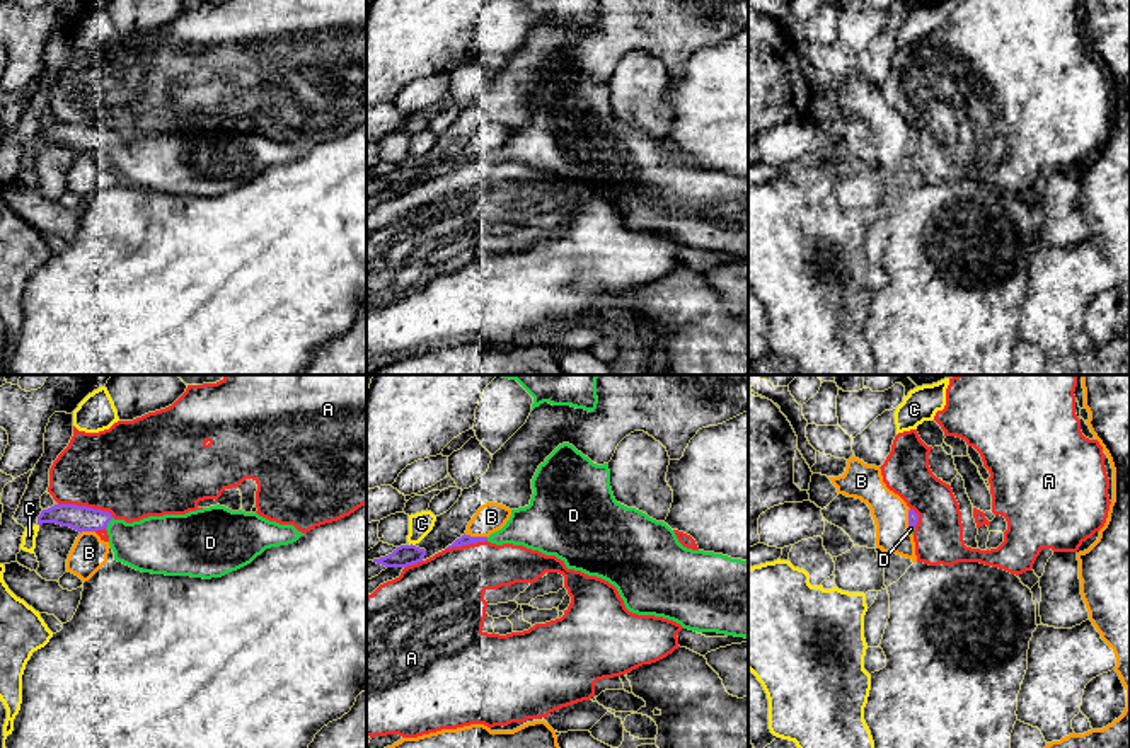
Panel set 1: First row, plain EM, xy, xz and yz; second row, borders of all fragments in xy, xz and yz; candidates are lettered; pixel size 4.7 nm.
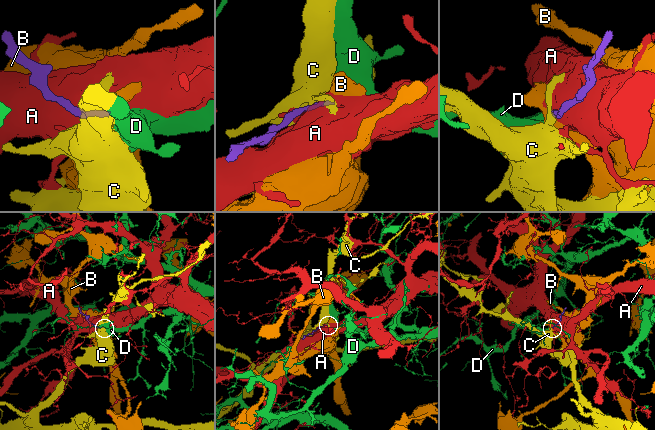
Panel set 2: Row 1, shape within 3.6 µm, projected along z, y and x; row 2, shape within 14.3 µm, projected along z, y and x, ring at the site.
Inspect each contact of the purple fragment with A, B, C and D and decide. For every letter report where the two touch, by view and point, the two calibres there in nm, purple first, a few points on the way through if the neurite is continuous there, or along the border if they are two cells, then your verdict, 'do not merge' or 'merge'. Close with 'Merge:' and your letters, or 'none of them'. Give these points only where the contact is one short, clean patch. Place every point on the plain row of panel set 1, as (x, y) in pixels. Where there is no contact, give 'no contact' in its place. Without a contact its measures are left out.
A: meets purple in xy at (86, 125); 120 nm thick on the purple side, 420 nm on the other; border along xy (58, 121), (86, 123), (106, 128), (113, 135); do not merge
B: meets purple in xz at (476, 155); 50 nm thick on the purple side, 140 nm on the other; do not merge
C: meets purple in xz at (411, 162); 100 nm thick on the purple side, 110 nm on the other; border along xz (411, 161), (415, 164); do not merge
D: meets purple in xy at (108, 140); 120 nm thick on the purple side, 260 nm on the other; merge
Merge: D

